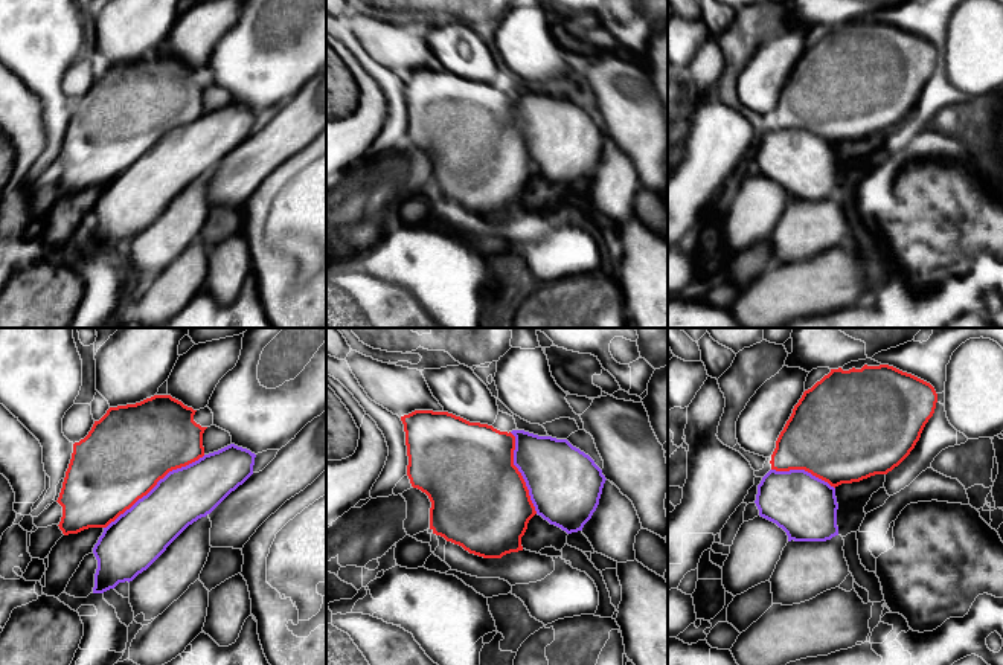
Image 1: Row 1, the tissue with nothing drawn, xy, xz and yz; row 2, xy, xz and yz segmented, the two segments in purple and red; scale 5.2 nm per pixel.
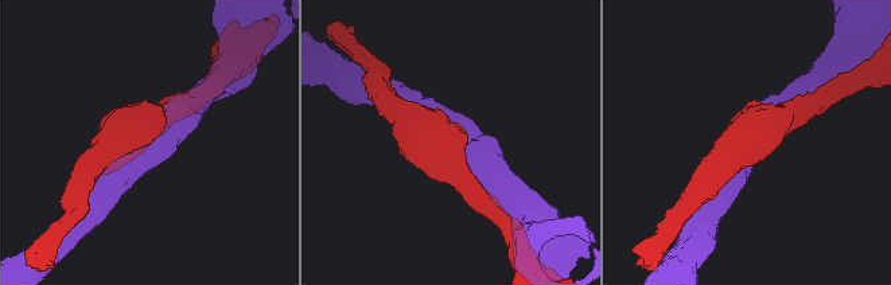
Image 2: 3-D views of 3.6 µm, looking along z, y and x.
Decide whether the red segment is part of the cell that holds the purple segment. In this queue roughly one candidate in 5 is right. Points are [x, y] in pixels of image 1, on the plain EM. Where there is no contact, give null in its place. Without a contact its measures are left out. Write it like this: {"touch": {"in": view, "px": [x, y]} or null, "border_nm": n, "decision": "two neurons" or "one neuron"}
{"touch": {"in": "xy", "px": [156, 144]}, "border_nm": 650, "decision": "two neurons"}

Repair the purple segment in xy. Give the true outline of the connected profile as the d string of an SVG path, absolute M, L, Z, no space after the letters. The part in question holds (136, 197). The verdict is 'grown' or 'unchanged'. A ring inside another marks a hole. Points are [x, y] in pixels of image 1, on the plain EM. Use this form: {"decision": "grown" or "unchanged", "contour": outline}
{"decision": "unchanged", "contour": "M230 102L160 137L146 154L104 186L93 206L98 218L93 252L130 241L146 229L189 183L210 172L253 133L255 116L250 108Z"}

